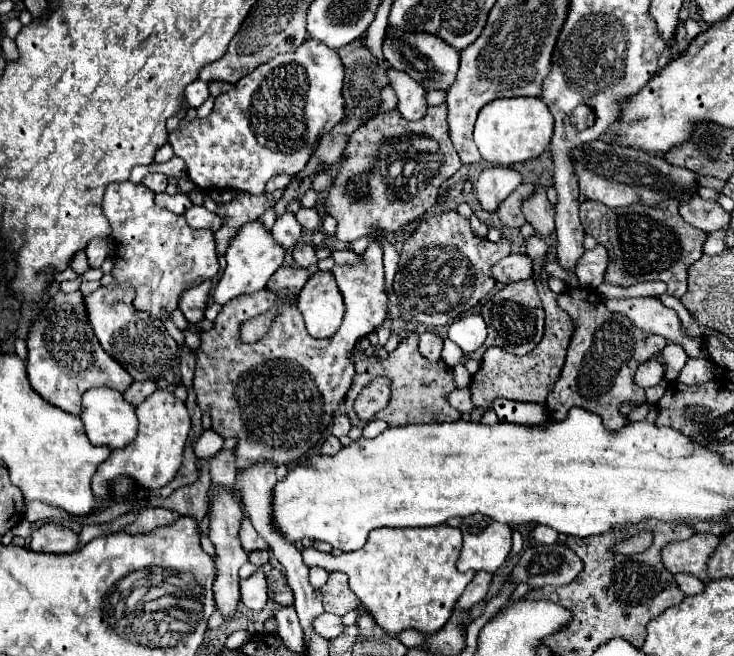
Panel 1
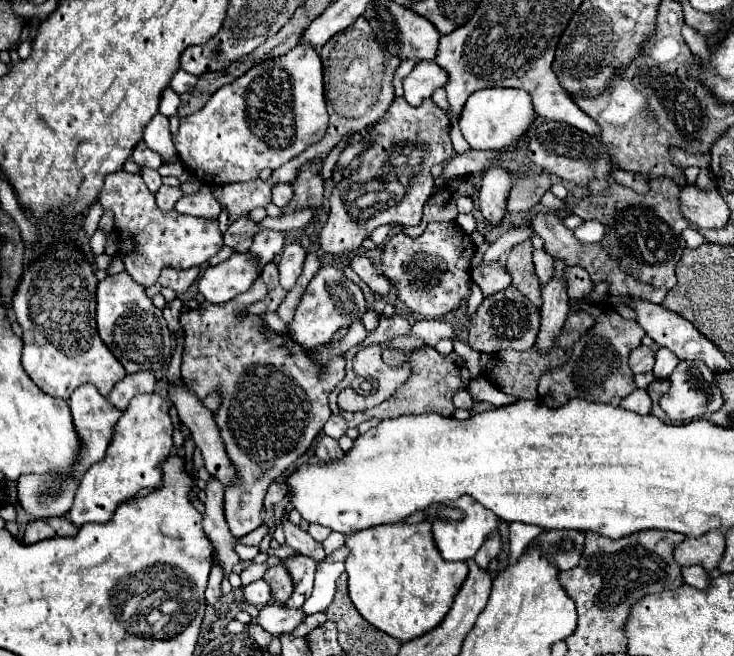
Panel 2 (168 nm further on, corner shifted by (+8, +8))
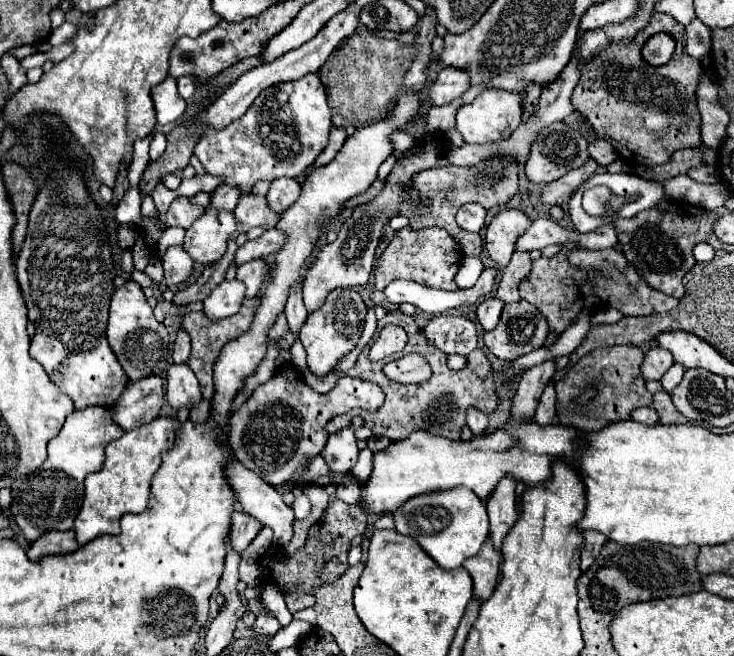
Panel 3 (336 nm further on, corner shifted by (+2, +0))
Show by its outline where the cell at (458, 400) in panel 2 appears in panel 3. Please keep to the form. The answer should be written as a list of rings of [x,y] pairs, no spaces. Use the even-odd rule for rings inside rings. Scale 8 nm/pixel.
[[[468,410],[468,428],[474,436],[482,436],[488,430],[488,416],[480,410]]]

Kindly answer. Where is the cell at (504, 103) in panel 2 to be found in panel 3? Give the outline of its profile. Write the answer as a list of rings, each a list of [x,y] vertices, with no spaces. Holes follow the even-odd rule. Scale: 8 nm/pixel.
[[[488,88],[474,102],[464,104],[456,112],[456,130],[464,136],[464,142],[470,144],[486,144],[506,140],[522,122],[522,96],[508,90]]]

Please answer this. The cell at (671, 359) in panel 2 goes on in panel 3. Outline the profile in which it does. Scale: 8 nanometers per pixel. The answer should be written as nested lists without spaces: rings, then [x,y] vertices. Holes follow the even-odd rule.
[[[674,364],[664,376],[662,376],[662,388],[666,390],[666,392],[670,392],[672,388],[676,388],[678,384],[680,384],[680,380],[682,380],[682,376],[684,376],[684,366],[680,366],[680,364]]]

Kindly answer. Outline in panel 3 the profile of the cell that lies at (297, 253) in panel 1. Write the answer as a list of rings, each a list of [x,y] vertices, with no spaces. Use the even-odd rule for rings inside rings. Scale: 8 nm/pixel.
[[[294,286],[290,290],[290,296],[288,296],[288,302],[286,302],[286,320],[288,320],[288,328],[292,334],[300,334],[300,328],[302,324],[306,322],[308,318],[308,312],[304,310],[304,304],[302,304],[302,288],[300,286]]]

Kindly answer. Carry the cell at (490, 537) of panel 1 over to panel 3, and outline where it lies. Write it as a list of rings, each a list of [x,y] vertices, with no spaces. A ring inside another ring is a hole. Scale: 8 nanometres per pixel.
[[[464,486],[450,490],[438,490],[414,496],[392,512],[394,530],[398,534],[414,538],[422,550],[444,570],[462,566],[462,562],[478,554],[480,546],[488,538],[488,514],[484,502]]]

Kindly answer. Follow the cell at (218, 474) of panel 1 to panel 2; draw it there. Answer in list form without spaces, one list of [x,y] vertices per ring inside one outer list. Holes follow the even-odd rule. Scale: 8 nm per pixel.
[[[210,476],[206,484],[206,500],[204,500],[204,512],[202,512],[202,526],[206,536],[212,540],[218,552],[216,564],[224,568],[224,574],[228,576],[230,570],[240,562],[238,554],[234,552],[234,538],[226,526],[224,510],[222,510],[222,496],[224,486],[216,476]]]

